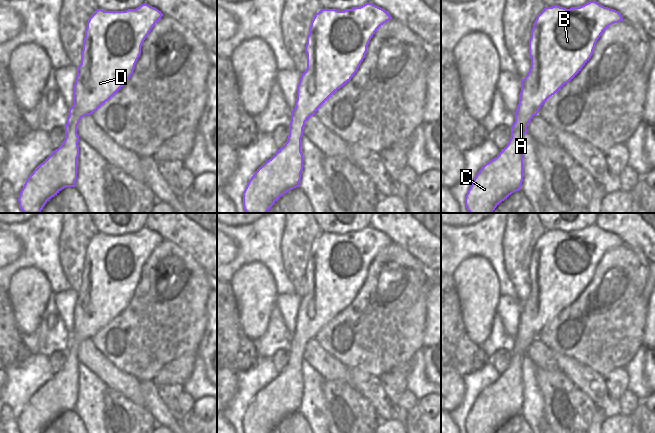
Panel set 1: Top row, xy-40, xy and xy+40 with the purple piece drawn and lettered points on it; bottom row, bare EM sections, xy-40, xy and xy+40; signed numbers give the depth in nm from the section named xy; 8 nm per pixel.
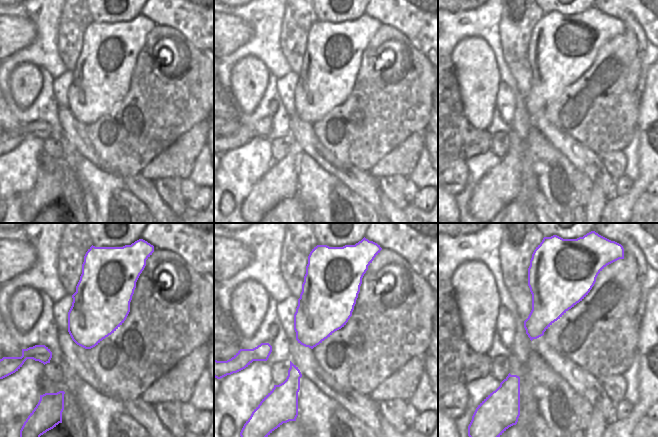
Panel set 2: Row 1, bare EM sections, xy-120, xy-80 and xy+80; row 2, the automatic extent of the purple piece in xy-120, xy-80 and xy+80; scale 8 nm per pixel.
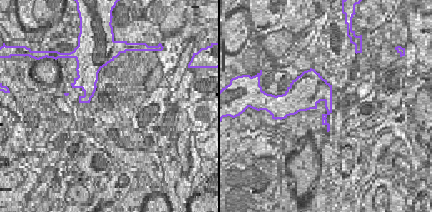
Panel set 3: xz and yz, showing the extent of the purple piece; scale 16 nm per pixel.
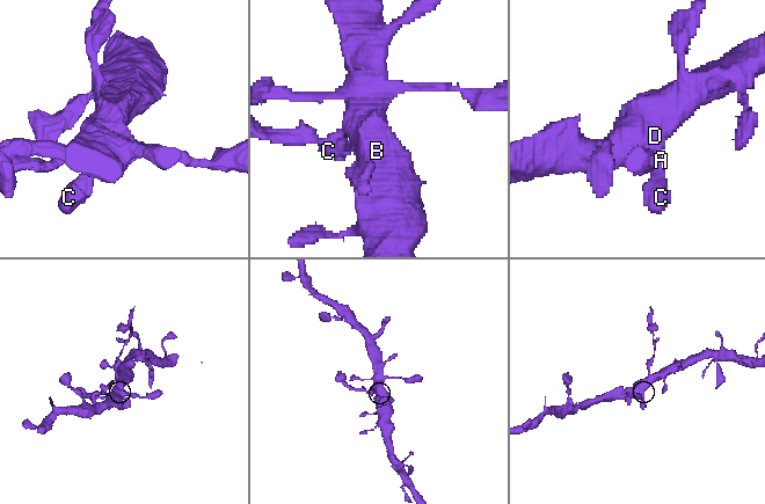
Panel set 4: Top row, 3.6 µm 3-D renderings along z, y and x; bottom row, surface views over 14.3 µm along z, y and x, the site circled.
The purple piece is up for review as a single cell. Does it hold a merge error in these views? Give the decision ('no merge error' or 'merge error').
no merge error

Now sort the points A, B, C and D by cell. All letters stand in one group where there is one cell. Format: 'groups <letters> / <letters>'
groups A B C D

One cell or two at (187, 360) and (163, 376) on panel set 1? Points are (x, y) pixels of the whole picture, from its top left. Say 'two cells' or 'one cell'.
one cell

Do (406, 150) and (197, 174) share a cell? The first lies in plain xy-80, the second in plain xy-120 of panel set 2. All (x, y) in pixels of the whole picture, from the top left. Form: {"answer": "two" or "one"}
{"answer": "two"}

